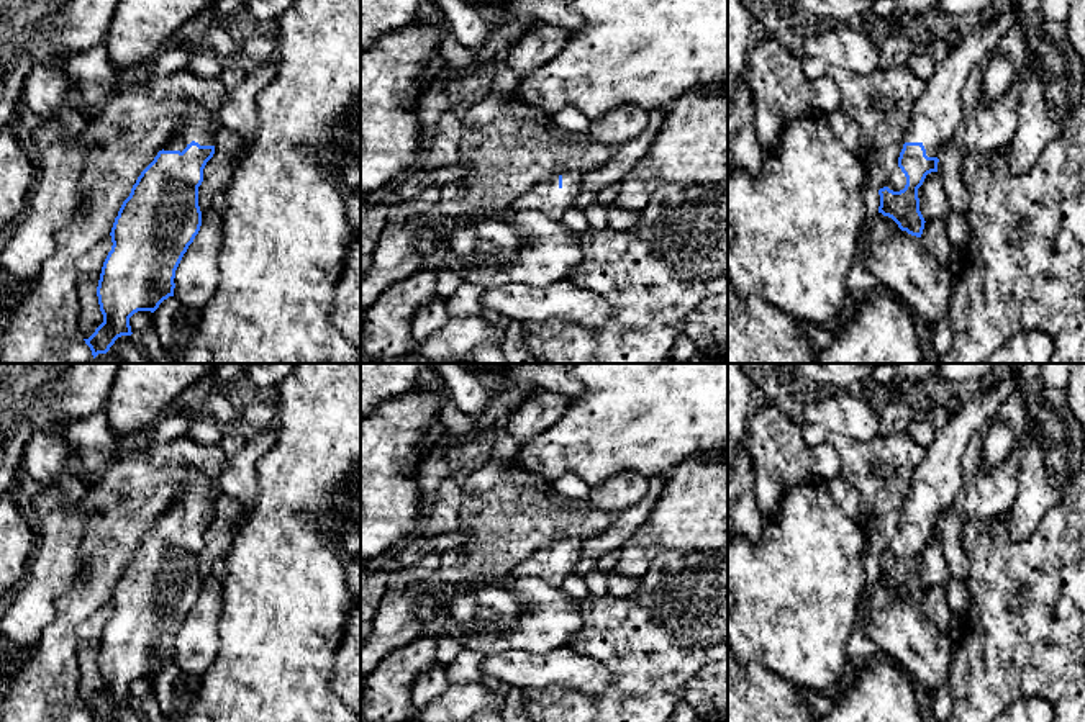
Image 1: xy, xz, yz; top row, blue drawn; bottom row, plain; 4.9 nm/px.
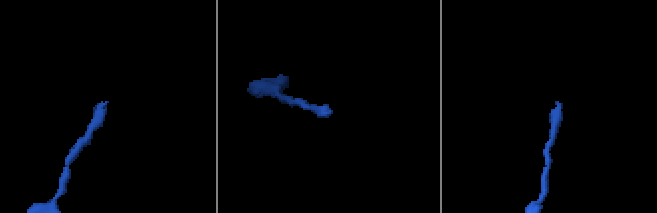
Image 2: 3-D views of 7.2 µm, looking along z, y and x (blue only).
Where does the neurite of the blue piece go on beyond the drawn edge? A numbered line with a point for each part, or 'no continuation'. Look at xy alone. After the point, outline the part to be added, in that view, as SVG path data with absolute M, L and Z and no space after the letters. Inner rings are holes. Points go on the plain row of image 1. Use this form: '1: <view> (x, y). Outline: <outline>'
1: xy (195, 491). Outline: M192 470L185 483L177 493L175 504L164 514L164 517L184 517L192 508L200 512L215 512L216 496L211 491L210 481Z

